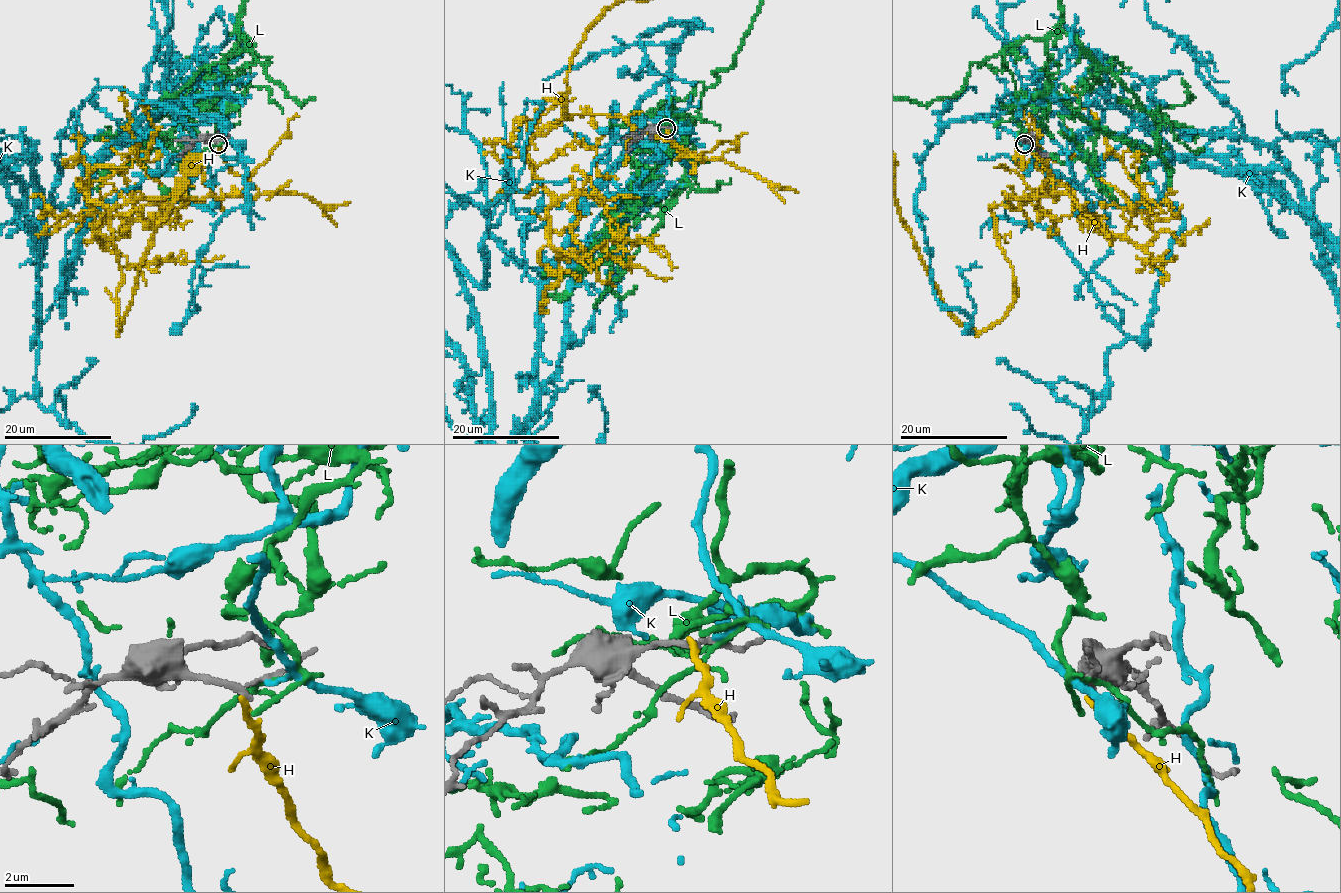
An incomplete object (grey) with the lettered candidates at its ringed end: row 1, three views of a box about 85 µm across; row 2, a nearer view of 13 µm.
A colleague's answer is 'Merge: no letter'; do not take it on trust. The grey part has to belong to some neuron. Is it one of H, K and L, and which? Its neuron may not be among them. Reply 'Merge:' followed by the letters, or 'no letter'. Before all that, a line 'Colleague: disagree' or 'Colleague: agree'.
Colleague: agree
Merge: no letter

